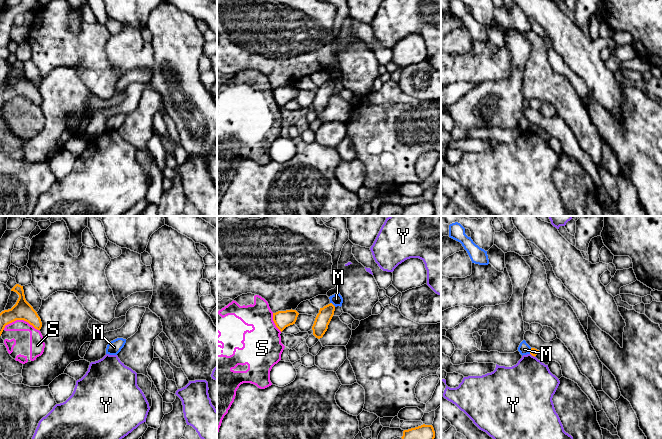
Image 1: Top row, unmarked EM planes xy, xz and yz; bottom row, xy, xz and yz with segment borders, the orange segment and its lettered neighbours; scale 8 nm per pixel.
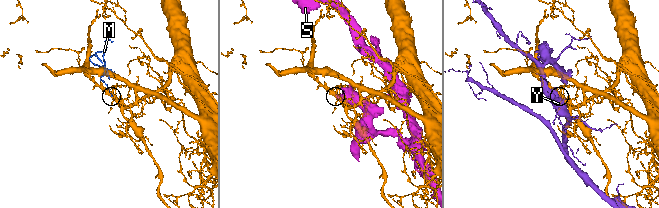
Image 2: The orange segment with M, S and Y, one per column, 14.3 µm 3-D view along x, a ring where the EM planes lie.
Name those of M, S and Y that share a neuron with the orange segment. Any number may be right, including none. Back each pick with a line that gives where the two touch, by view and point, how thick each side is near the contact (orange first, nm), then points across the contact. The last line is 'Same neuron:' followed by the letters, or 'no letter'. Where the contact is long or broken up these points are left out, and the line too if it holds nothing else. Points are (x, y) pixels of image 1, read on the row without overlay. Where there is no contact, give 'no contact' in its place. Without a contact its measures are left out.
Same neuron: no letter

